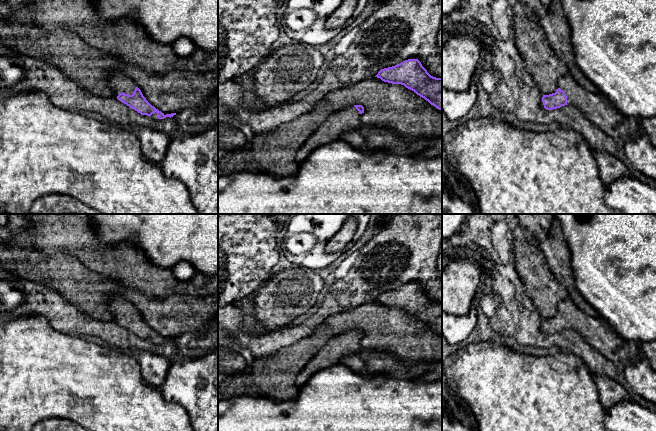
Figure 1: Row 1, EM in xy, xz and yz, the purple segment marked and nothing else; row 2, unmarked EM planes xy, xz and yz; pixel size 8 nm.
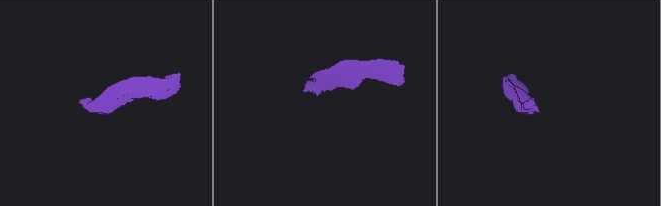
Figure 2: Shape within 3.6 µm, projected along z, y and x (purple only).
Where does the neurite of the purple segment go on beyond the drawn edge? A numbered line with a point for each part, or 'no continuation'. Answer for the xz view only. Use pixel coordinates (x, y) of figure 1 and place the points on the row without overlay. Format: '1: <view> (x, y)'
1: xz (347, 343)

